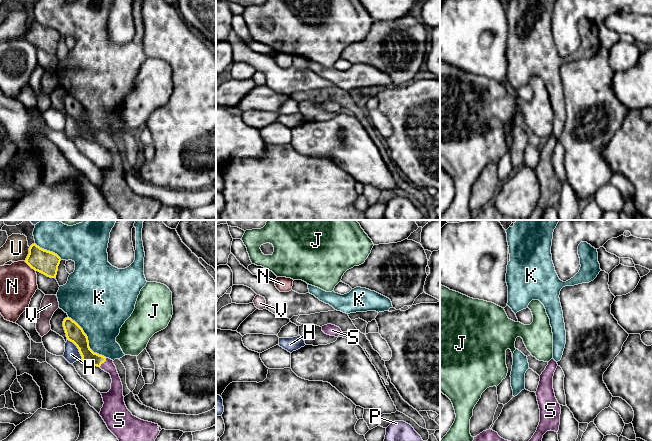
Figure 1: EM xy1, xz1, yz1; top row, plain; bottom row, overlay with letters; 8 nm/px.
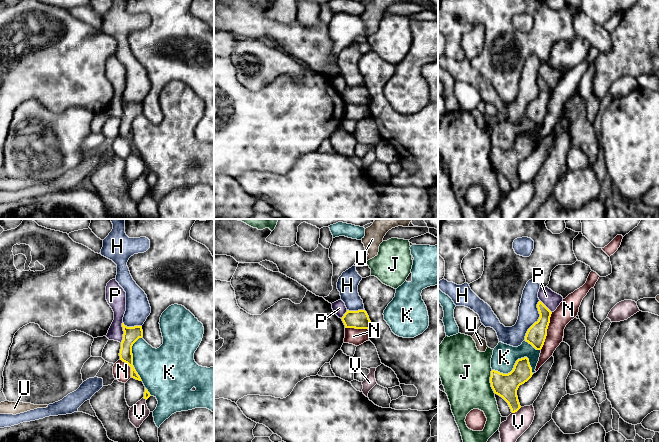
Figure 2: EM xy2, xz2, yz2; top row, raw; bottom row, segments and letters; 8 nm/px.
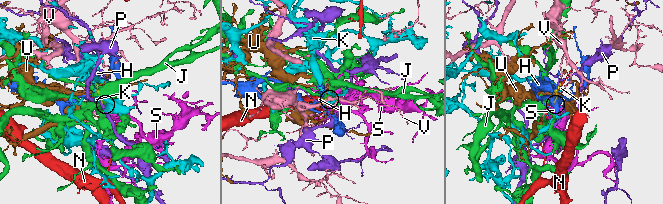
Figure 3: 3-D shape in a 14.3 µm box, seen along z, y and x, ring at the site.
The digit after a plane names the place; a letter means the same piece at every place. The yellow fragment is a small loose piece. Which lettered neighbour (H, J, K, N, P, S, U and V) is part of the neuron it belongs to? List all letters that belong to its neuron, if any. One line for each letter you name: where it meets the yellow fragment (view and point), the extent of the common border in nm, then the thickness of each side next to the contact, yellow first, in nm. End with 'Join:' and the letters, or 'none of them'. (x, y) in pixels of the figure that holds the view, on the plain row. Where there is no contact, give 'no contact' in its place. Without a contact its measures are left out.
S: xy1 (103, 138) | 90 nm | 110/100 nm
Join: S

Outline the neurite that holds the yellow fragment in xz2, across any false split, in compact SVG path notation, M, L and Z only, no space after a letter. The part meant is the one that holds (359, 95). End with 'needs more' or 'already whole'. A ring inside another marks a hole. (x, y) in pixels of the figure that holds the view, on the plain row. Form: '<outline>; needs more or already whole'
M365 86L349 87L341 94L345 104L368 105L371 106L372 101L369 92Z; already whole

